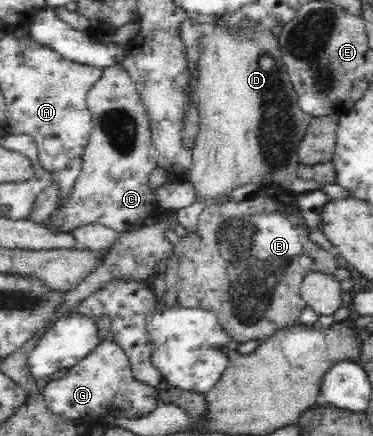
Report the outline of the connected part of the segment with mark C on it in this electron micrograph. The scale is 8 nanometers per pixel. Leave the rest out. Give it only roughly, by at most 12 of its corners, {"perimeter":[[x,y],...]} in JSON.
{"perimeter":[[121,64],[87,92],[94,127],[48,227],[126,233],[155,211],[158,150]]}

